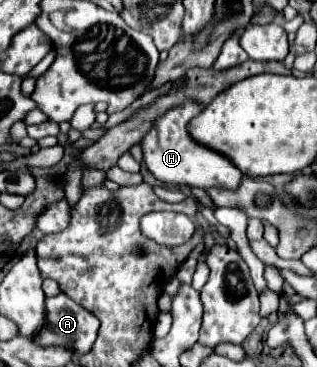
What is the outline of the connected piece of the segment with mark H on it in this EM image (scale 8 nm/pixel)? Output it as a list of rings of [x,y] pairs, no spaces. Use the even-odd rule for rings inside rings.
[[[189,102],[177,106],[177,110],[169,110],[165,118],[159,120],[159,126],[155,124],[151,132],[143,138],[143,156],[149,172],[163,184],[187,184],[197,188],[211,188],[211,186],[223,186],[223,188],[237,188],[241,182],[241,172],[229,164],[225,156],[219,152],[213,152],[197,142],[191,140],[187,132],[187,124],[193,116],[197,116],[203,110],[201,104]]]

